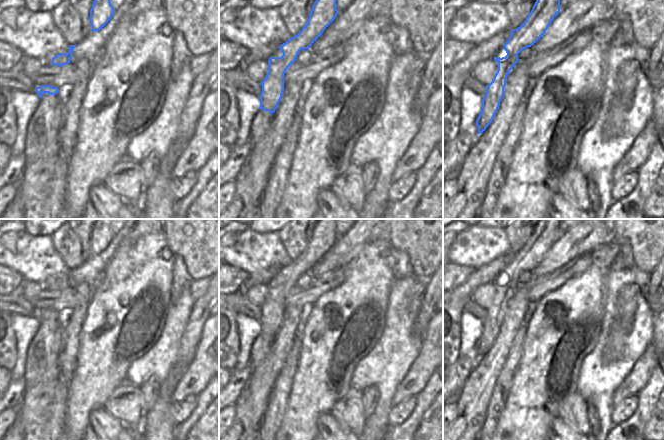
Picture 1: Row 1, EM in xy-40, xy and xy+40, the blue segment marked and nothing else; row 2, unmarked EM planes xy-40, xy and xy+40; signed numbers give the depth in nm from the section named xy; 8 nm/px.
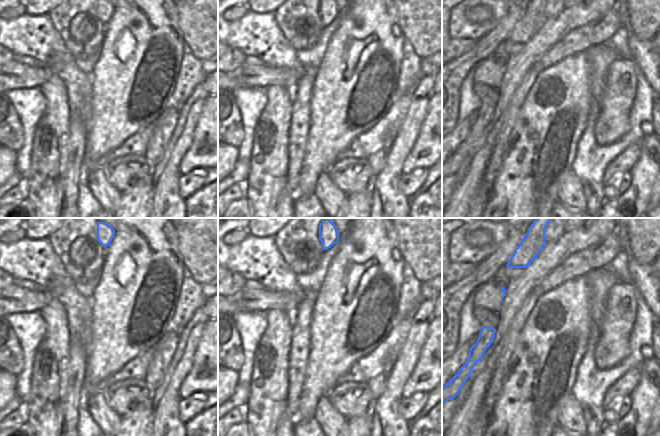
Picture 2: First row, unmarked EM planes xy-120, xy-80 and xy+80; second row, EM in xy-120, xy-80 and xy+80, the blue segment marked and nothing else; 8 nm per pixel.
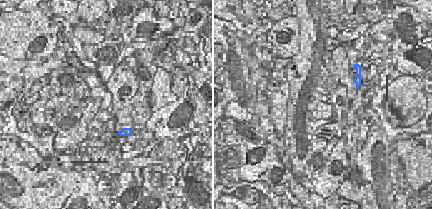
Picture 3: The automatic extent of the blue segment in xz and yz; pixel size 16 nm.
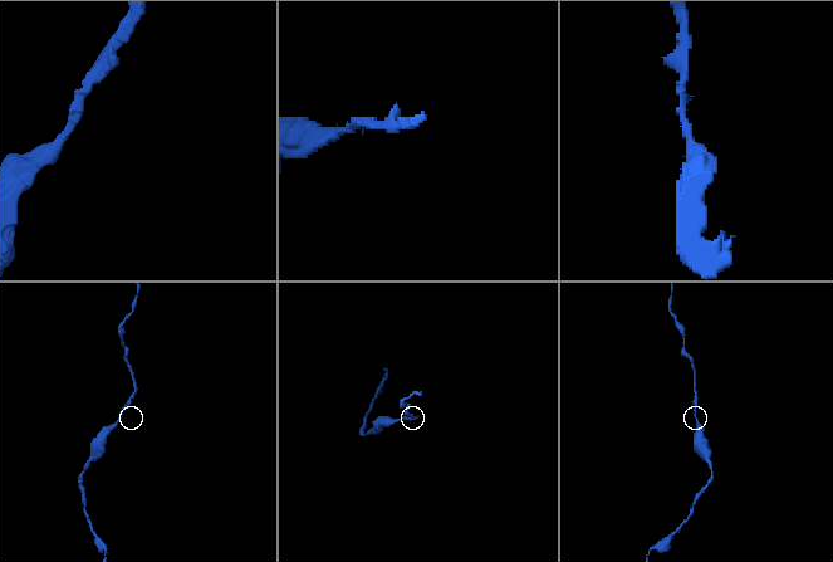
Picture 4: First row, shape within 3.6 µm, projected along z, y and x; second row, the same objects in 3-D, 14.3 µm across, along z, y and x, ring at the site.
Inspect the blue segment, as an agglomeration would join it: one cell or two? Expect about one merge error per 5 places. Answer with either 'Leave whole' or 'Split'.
Leave whole.

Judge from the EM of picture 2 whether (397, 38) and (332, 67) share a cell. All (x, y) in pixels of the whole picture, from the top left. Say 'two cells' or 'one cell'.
one cell

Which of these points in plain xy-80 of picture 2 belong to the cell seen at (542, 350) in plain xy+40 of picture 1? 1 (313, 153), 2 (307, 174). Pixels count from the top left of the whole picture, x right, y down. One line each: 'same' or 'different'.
1: same
2: same

